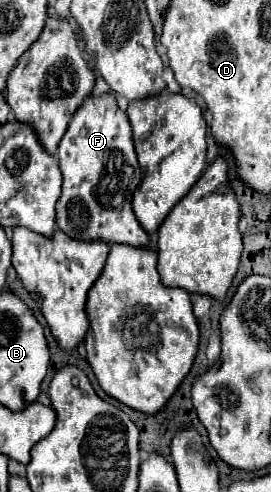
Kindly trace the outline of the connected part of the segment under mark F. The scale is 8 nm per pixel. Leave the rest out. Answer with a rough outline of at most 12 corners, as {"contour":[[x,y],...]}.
{"contour":[[115,95],[89,97],[57,151],[57,229],[147,247]]}

